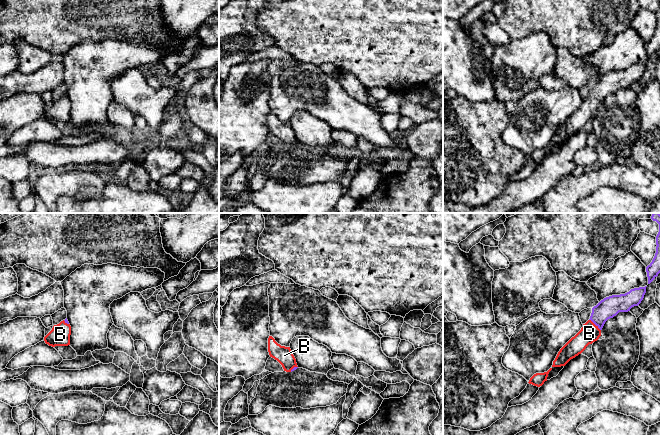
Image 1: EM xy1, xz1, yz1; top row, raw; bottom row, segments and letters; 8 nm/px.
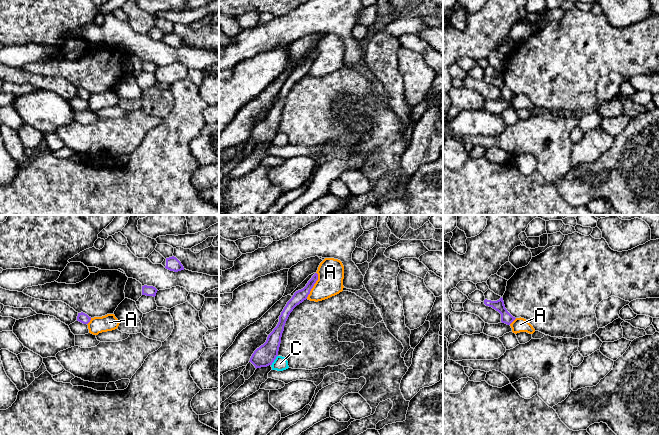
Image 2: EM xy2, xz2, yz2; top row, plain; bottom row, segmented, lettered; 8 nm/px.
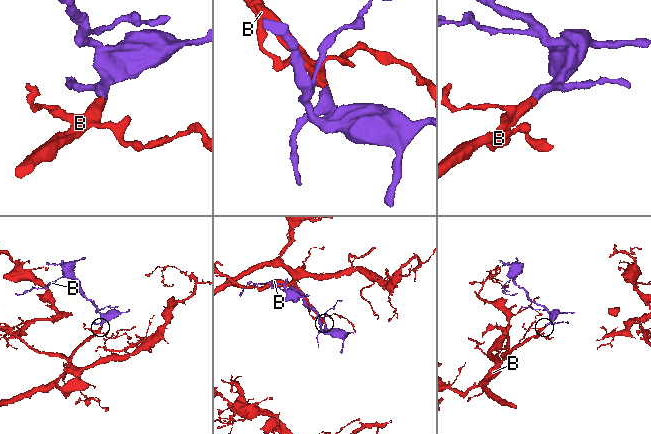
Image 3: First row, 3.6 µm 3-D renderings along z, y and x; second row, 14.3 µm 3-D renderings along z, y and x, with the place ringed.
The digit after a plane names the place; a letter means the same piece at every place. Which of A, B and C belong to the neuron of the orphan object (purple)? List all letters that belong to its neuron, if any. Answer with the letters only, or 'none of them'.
B

